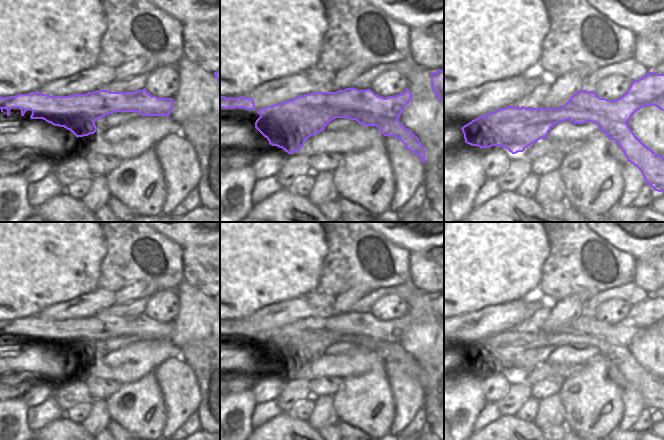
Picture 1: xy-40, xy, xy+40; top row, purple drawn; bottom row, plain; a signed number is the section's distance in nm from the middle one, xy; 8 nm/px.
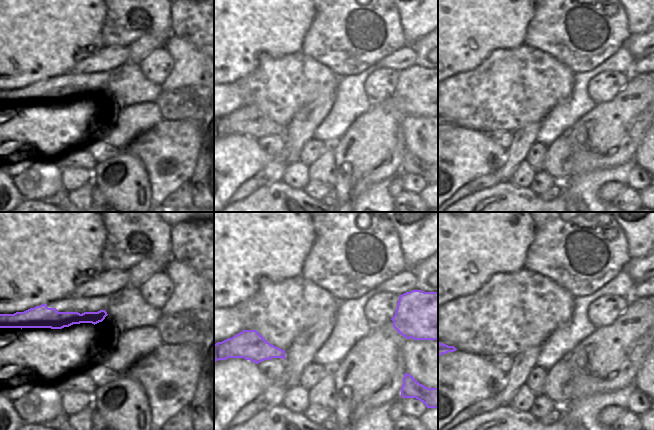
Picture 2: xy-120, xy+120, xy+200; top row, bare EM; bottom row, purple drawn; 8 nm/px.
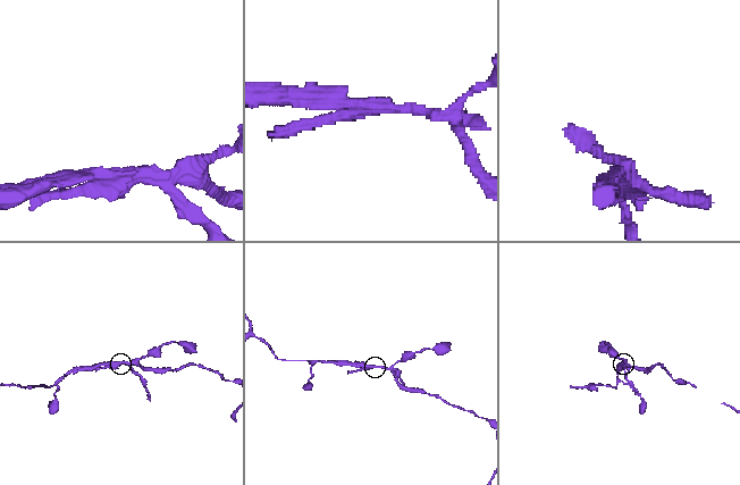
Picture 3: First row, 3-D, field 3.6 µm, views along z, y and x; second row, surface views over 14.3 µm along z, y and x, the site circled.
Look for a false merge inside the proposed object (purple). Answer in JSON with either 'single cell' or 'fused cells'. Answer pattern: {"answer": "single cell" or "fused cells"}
{"answer": "fused cells"}

